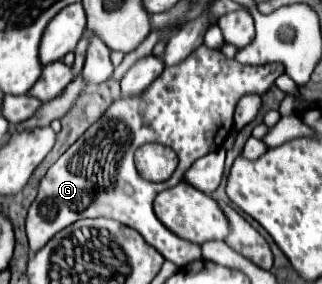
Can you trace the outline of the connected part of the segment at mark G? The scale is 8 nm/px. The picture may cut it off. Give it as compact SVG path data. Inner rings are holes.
M206 46L196 48L178 68L164 68L164 72L158 76L158 80L154 80L154 84L150 84L150 88L138 96L136 100L126 100L120 98L116 100L106 112L104 116L94 122L60 158L58 162L54 162L46 176L40 180L38 186L38 196L32 202L30 210L28 210L28 218L26 218L26 234L28 234L28 244L30 250L36 252L38 248L42 248L56 232L60 232L62 228L74 224L80 218L112 218L118 220L130 228L134 228L136 232L142 234L142 238L154 246L166 260L174 262L176 266L188 266L194 260L202 258L202 250L200 244L194 244L190 240L184 240L180 236L176 236L174 232L170 232L164 224L160 224L160 220L156 218L154 210L152 210L152 202L156 198L156 194L160 194L166 188L172 188L174 184L178 184L184 176L184 172L202 156L206 156L208 152L218 150L226 136L232 130L232 116L234 116L234 108L238 104L238 100L246 94L266 94L268 88L272 86L274 80L284 74L282 64L266 64L266 66L242 66L236 60L228 60L222 56L220 50L210 50ZM146 142L158 142L164 146L170 146L178 158L180 164L176 168L176 172L160 184L148 182L144 178L140 178L140 174L136 172L134 166L134 150Z

